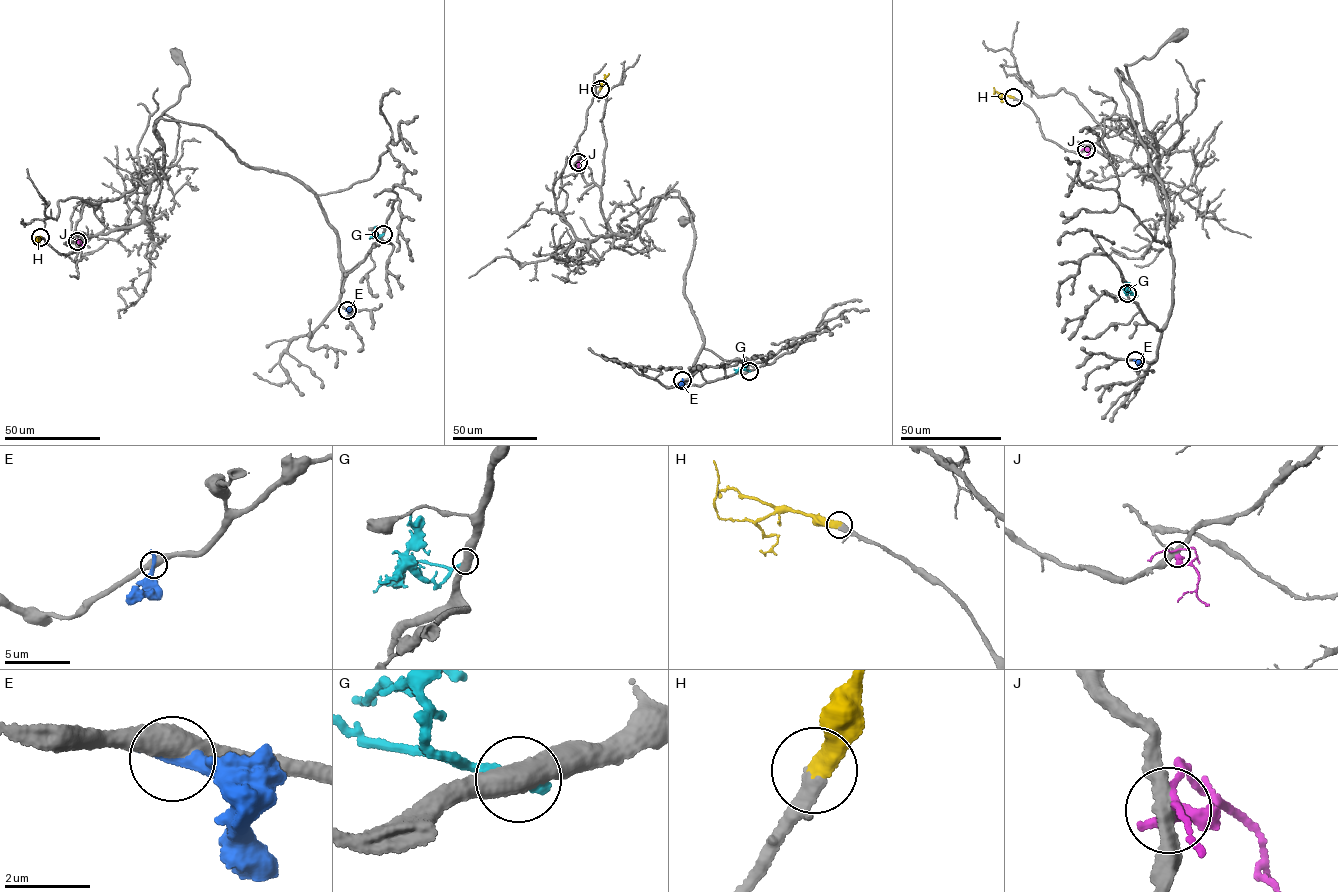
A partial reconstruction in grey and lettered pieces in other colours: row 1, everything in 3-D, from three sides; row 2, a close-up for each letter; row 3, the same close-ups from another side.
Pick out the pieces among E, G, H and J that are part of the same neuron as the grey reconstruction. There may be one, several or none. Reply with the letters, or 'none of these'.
H

